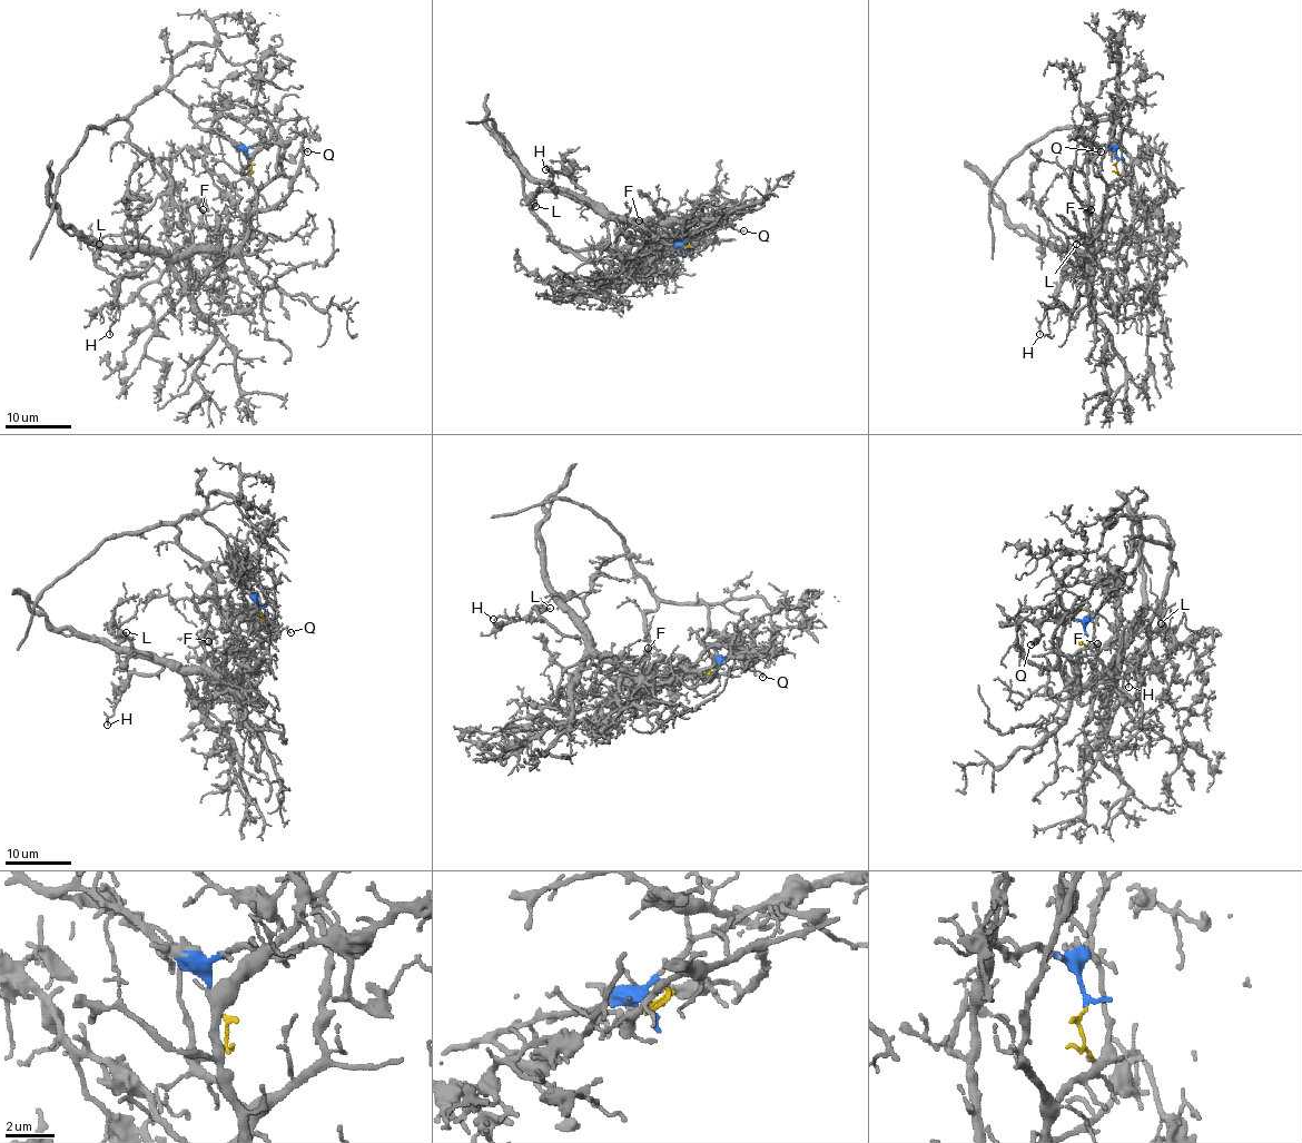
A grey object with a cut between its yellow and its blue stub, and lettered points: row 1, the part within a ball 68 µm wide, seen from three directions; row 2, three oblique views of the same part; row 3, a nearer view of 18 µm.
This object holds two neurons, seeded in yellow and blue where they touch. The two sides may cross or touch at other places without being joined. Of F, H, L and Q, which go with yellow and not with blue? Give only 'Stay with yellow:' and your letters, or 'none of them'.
Stay with yellow: F, H, L

